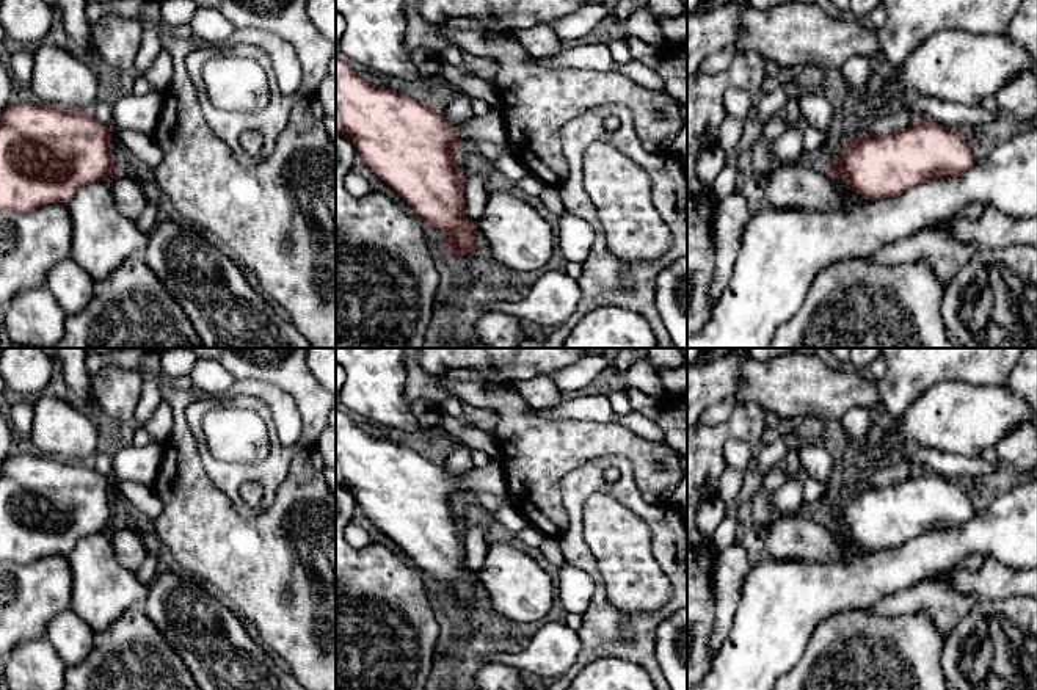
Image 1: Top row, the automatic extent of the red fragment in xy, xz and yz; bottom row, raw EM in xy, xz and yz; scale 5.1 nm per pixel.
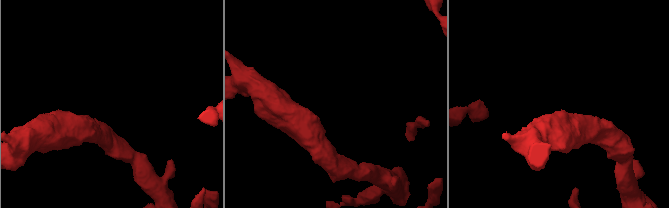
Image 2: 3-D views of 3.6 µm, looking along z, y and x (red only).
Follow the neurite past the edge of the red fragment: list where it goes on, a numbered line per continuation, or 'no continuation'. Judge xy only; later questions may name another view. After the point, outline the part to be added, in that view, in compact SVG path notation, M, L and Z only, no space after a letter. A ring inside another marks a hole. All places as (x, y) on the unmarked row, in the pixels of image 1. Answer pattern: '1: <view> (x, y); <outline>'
1: xy (140, 464); M151 442L146 447L124 447L111 458L108 480L119 483L133 480L152 483L163 456L163 444Z

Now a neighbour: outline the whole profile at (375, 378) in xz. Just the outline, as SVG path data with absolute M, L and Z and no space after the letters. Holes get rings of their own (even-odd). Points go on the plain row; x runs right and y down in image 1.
M336 348L336 364L345 370L339 401L375 425L425 436L433 456L446 466L446 442L435 430L425 430L406 405L405 350Z

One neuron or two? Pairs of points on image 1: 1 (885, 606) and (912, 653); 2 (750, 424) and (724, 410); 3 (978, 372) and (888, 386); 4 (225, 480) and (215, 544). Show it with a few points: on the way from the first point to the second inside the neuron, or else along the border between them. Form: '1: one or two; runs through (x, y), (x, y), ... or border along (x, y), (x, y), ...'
1: two; border along (873, 609), (879, 615), (924, 612), (929, 617)
2: two; border along (734, 405), (725, 419), (716, 424), (703, 424)
3: one; runs through (956, 369), (915, 369), (910, 374)
4: two; border along (201, 463), (211, 482), (248, 519)

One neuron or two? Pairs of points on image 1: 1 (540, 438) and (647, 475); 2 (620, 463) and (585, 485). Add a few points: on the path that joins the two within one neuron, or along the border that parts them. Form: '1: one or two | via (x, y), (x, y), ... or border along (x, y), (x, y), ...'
1: one | via (568, 441), (620, 441), (628, 447)
2: one | via (611, 463), (604, 463), (592, 475)

